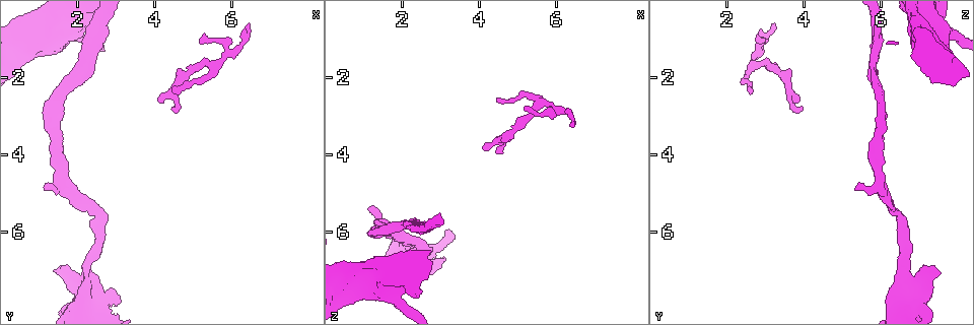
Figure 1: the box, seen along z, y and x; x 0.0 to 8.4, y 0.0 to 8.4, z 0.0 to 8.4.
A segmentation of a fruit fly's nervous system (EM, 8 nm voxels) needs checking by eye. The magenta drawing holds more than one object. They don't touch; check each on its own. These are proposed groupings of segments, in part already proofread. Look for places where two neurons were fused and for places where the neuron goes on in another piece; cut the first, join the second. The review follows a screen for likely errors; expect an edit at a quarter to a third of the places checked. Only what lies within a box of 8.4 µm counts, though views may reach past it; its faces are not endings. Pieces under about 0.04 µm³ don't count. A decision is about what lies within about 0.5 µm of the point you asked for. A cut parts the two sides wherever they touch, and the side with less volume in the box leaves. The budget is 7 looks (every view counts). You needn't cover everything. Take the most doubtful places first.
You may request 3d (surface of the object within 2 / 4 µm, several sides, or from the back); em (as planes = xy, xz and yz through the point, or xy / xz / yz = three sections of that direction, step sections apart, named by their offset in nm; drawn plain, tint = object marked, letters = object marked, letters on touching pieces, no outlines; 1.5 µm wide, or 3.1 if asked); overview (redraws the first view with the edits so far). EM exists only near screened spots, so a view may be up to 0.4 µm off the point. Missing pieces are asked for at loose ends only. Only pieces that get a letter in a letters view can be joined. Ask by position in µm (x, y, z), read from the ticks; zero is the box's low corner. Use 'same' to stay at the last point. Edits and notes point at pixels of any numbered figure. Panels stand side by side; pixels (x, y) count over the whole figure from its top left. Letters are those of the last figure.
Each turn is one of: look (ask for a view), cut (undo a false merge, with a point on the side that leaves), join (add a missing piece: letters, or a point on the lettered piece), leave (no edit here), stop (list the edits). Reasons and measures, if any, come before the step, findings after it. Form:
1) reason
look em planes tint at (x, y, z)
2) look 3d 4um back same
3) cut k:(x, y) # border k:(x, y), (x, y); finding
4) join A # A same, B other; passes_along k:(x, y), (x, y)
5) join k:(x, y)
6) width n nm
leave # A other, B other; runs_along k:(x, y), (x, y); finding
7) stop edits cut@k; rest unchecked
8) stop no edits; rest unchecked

thin end
look 3d 4um at (5.20, 1.15, 2.85)

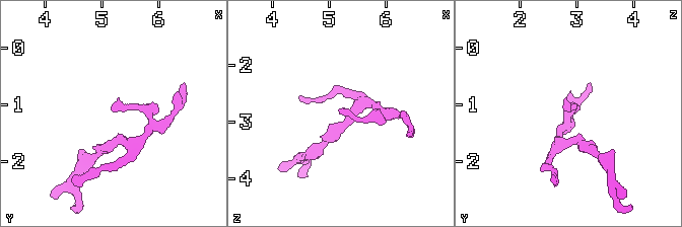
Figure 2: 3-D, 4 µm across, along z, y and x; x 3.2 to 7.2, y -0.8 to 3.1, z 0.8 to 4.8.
need the tissue
look em xz step 4 plain at (5.25, 1.15, 2.85)

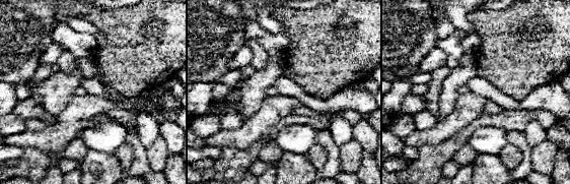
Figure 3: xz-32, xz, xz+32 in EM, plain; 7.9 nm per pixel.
look em xz step 4 letters same

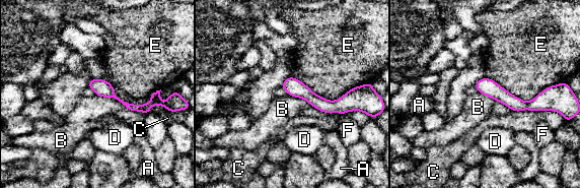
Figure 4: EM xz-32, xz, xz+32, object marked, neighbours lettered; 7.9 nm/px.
width 130 nm; longest_contact E 550 nm
leave # A other, B other, C other, D other, E other, F other; no lettered piece goes on from it

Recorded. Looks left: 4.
branch stops here
look 3d 2um at (3.05, 7.65, 6.65)

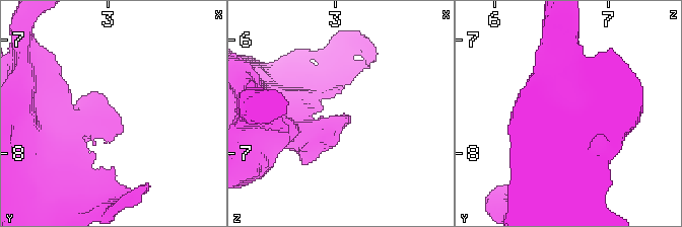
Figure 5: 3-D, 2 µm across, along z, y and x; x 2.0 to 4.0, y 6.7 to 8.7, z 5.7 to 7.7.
look em xz step 8 tint at (3.12, 7.66, 6.68)

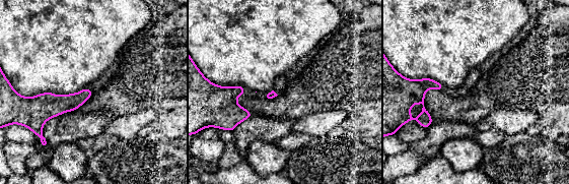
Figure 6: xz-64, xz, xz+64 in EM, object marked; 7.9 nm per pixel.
look em planes letters same

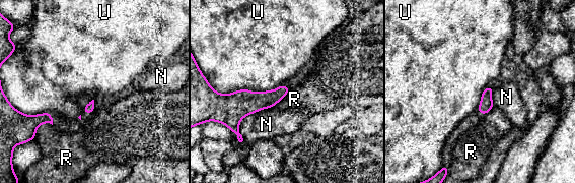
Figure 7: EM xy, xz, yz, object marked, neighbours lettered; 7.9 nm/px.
longest_contact N 340 nm
leave # N other, R other, U other; border 7:(281, 84), (272, 89), (254, 92); none of them fits

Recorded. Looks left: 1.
look em planes letters at (2.55, 5.55, 6.40)

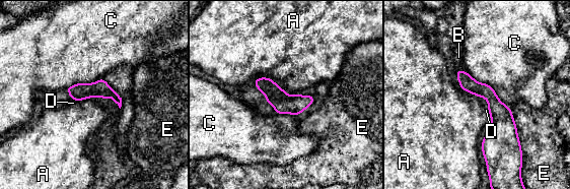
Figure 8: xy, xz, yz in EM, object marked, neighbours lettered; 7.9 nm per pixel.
longest_contact C 440 nm
leave # A other, B other, C other, D other, E other; border 8:(254, 80), (269, 77), (297, 93); all the same neuron

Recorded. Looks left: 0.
stop no edits; rest unchecked

